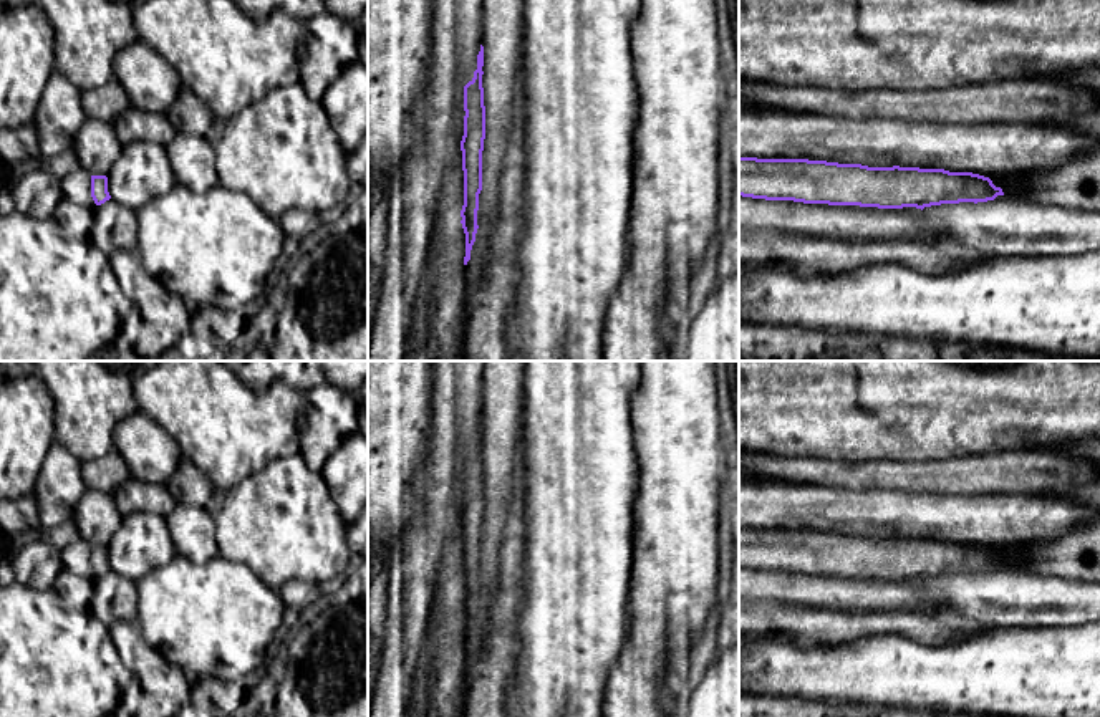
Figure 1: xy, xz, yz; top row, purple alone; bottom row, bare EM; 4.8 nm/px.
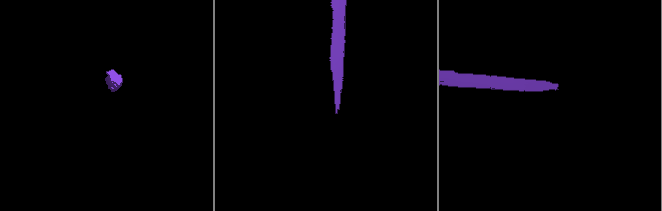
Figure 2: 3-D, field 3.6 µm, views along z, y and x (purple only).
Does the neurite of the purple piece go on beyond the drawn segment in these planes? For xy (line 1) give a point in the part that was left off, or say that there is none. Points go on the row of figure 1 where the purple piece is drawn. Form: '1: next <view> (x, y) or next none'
1: next xy (77, 186)

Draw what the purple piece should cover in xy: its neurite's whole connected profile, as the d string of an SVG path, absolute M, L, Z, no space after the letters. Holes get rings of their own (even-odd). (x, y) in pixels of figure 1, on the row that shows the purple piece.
M76 169L61 179L63 199L94 209L111 199L106 176L91 176L84 169Z

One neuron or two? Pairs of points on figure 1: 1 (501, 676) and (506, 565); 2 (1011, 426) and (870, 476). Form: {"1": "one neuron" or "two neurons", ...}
{"1": "one neuron", "2": "two neurons"}

